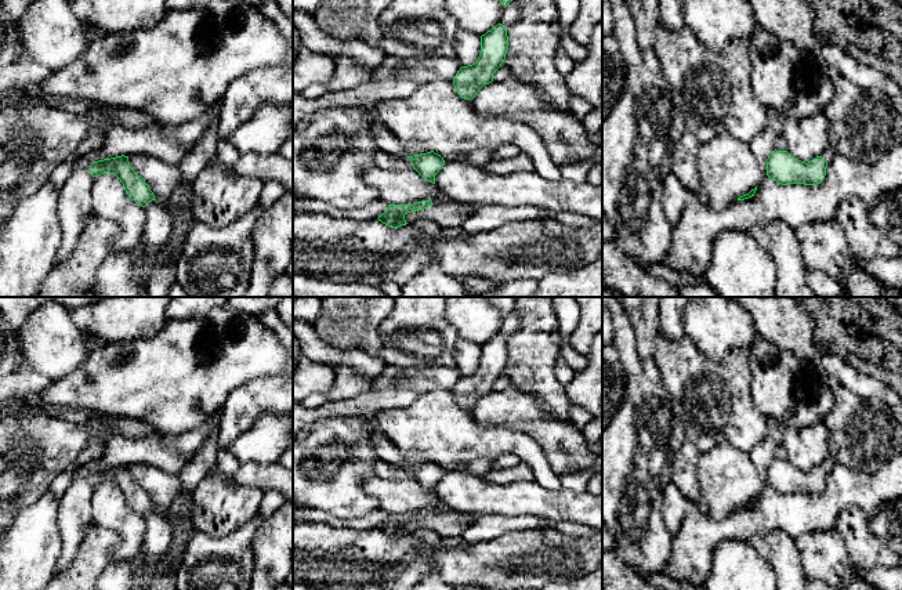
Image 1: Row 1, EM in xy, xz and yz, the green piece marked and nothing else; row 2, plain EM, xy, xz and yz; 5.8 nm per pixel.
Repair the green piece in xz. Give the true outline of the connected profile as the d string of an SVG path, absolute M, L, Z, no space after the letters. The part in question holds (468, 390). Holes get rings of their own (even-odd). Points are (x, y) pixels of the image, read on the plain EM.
M501 333L481 345L481 362L475 373L461 376L453 388L457 403L472 409L477 402L493 391L493 383L501 376L508 359L507 340Z

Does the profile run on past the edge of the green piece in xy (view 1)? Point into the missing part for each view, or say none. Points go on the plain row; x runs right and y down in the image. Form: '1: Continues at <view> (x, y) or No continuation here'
1: No continuation here

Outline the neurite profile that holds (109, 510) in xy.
M104 482L94 486L91 515L94 526L116 532L120 536L120 543L113 547L116 560L133 560L144 547L145 517L128 507L115 484Z

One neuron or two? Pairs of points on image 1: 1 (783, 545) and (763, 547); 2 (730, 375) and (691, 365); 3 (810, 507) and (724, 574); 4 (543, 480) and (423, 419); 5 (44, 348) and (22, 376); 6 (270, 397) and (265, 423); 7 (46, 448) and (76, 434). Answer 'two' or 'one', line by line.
1: two
2: one
3: two
4: one
5: two
6: two
7: one

